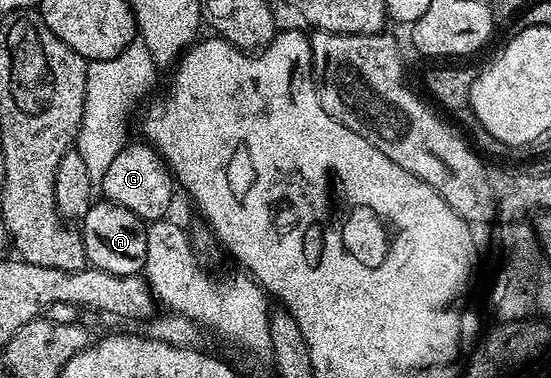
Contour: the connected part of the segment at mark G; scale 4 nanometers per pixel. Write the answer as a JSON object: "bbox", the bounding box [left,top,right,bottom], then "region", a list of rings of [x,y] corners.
{"bbox":[99,142,175,222],"region":[[[148,142],[141,144],[126,143],[125,147],[115,155],[115,160],[108,167],[102,184],[99,187],[104,199],[110,204],[118,204],[131,214],[135,214],[141,220],[152,222],[166,219],[169,207],[173,204],[173,188],[175,181],[173,173],[165,165],[165,159],[161,157],[156,148]]]}

